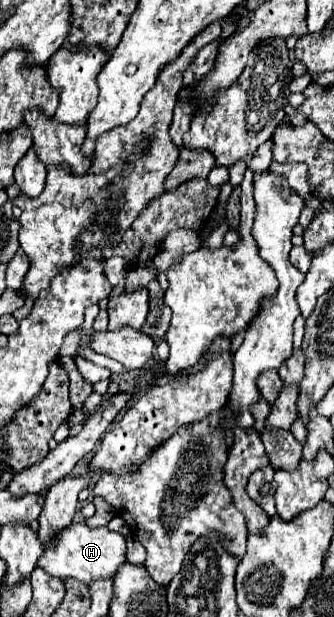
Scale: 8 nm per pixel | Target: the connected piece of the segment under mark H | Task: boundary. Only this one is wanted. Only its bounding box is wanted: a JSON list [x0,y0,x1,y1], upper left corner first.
[39,523,127,587]

